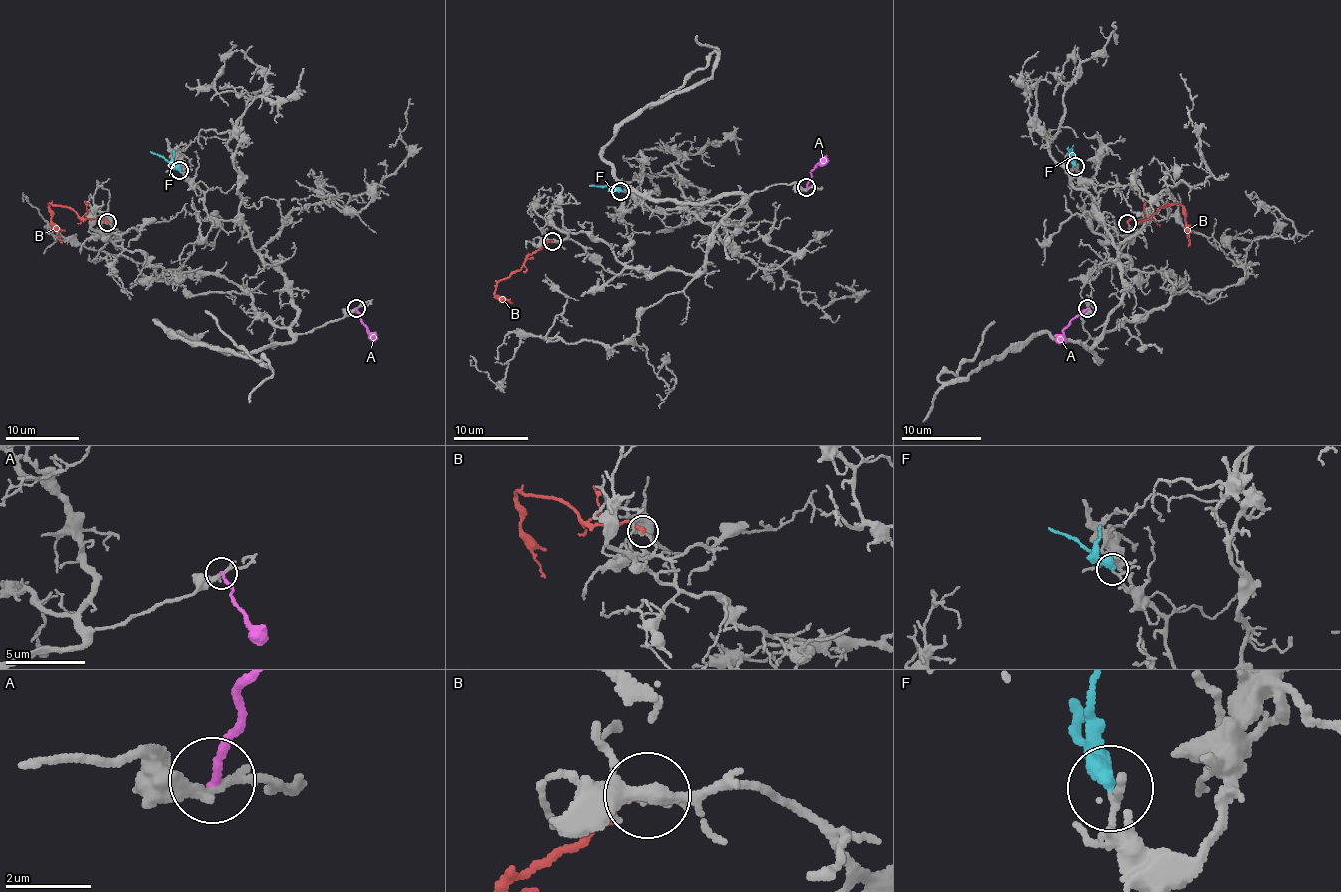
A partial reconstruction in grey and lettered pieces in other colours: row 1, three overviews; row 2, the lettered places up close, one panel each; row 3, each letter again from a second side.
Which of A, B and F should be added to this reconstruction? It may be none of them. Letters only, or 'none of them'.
none of them

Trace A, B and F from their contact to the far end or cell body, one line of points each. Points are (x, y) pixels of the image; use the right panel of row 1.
A: (1088, 309), (1070, 322), (1061, 344)
B: (1128, 224), (1132, 218), (1143, 221), (1160, 208), (1179, 204), (1187, 230), (1187, 246)
F: (1076, 167), (1069, 157), (1068, 146)

